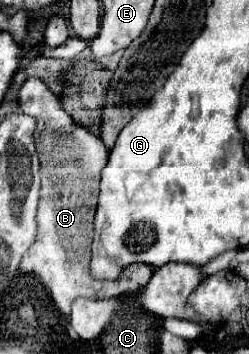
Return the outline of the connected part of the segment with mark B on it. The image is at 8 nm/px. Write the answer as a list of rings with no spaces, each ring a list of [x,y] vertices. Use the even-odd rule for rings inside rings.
[[[27,79],[19,91],[19,105],[21,111],[37,119],[37,129],[35,129],[35,145],[39,151],[39,161],[41,161],[41,199],[39,199],[39,209],[37,209],[37,239],[35,243],[27,249],[21,261],[21,271],[33,273],[41,279],[41,283],[49,289],[57,309],[63,315],[71,313],[71,303],[77,297],[85,299],[109,299],[109,297],[119,297],[125,293],[135,293],[137,289],[143,289],[151,277],[153,269],[149,265],[133,265],[133,269],[125,269],[121,273],[119,281],[93,281],[89,277],[89,253],[91,253],[91,239],[93,239],[93,213],[97,207],[97,193],[99,193],[99,175],[101,169],[107,165],[107,149],[95,137],[89,133],[85,127],[79,127],[73,123],[73,119],[67,115],[67,111],[61,109],[59,99],[39,81],[39,79]]]

